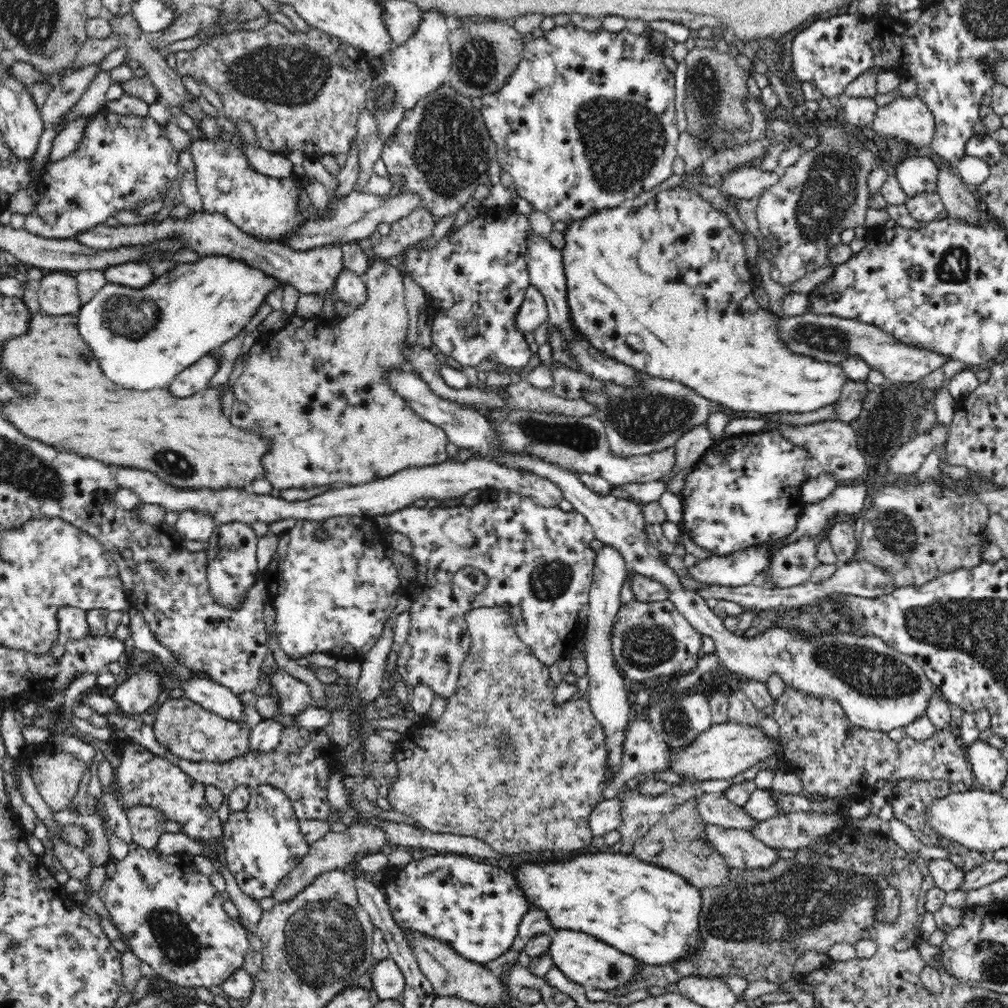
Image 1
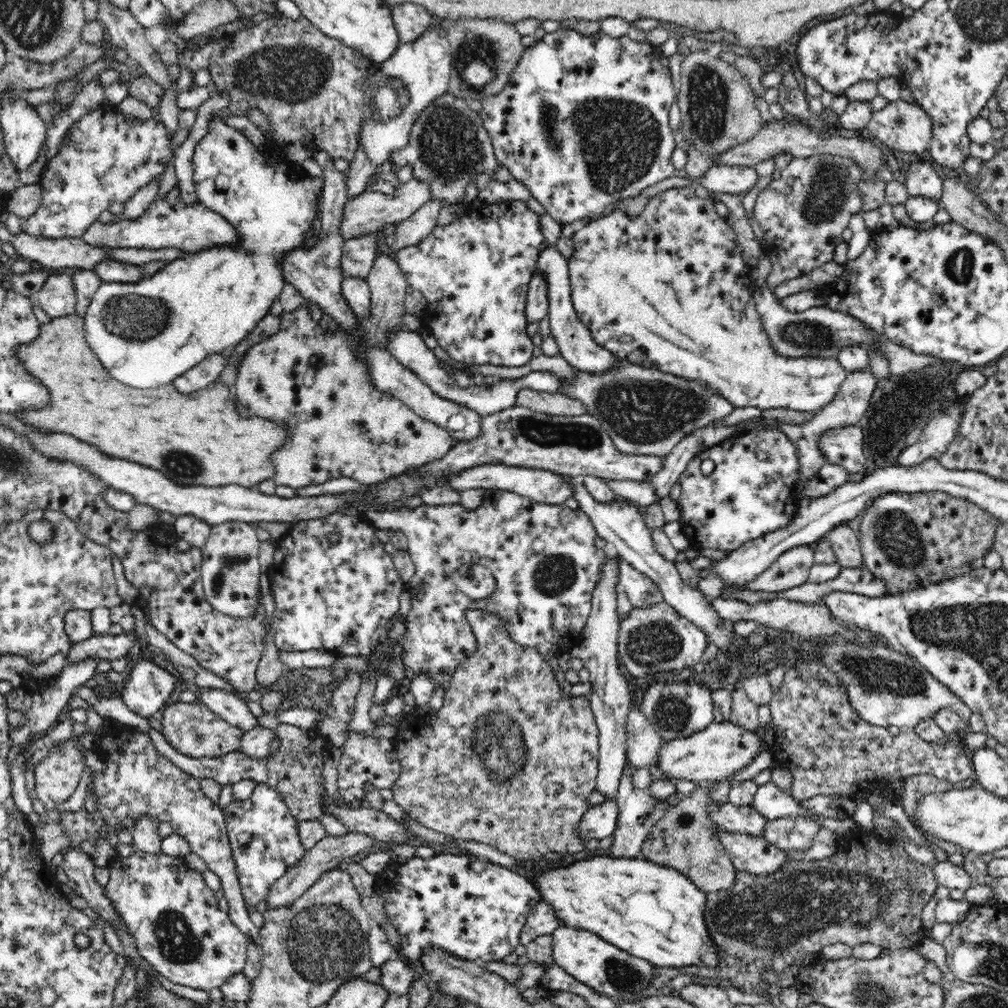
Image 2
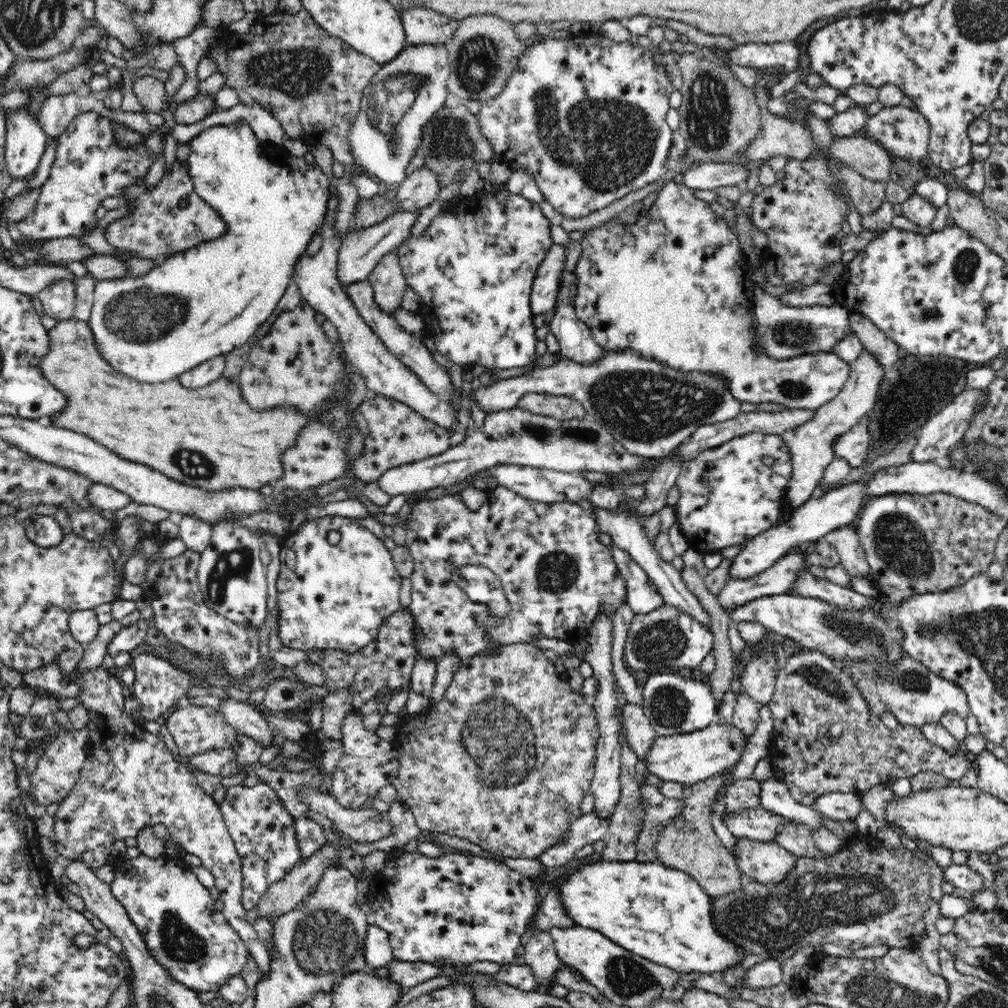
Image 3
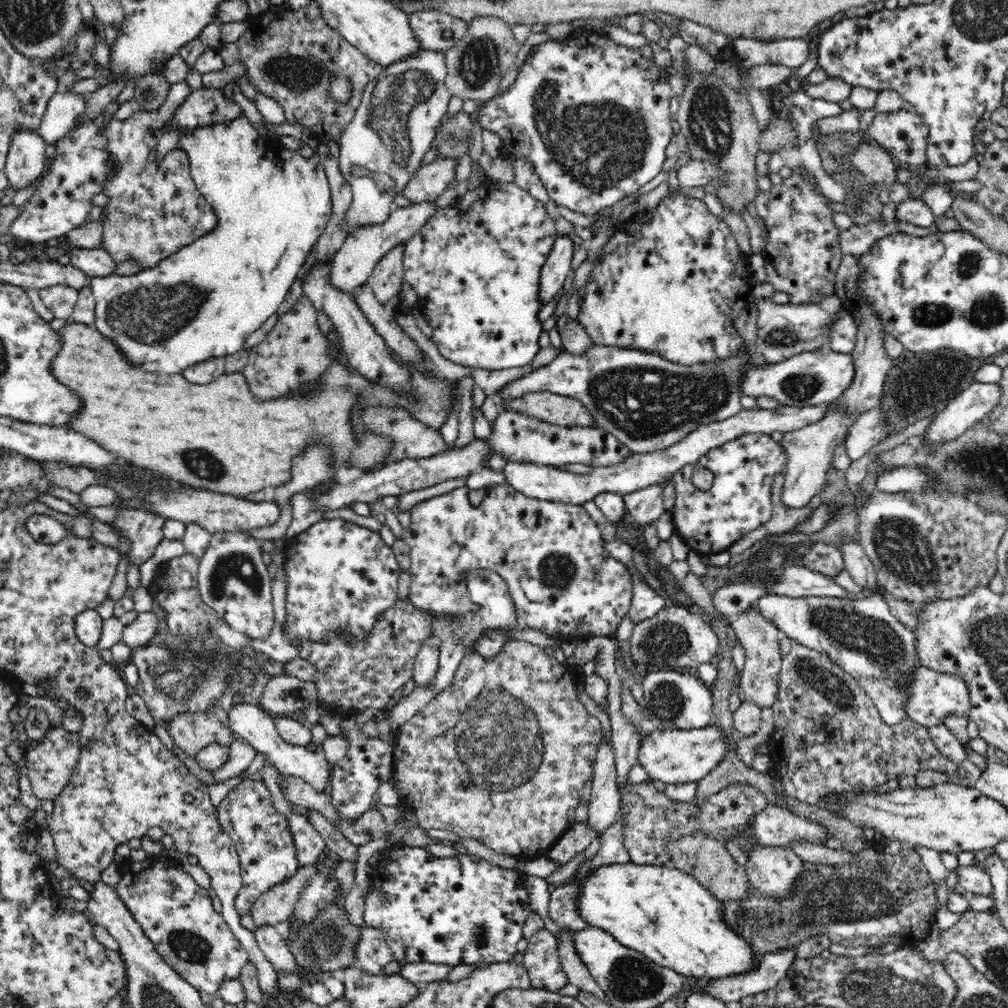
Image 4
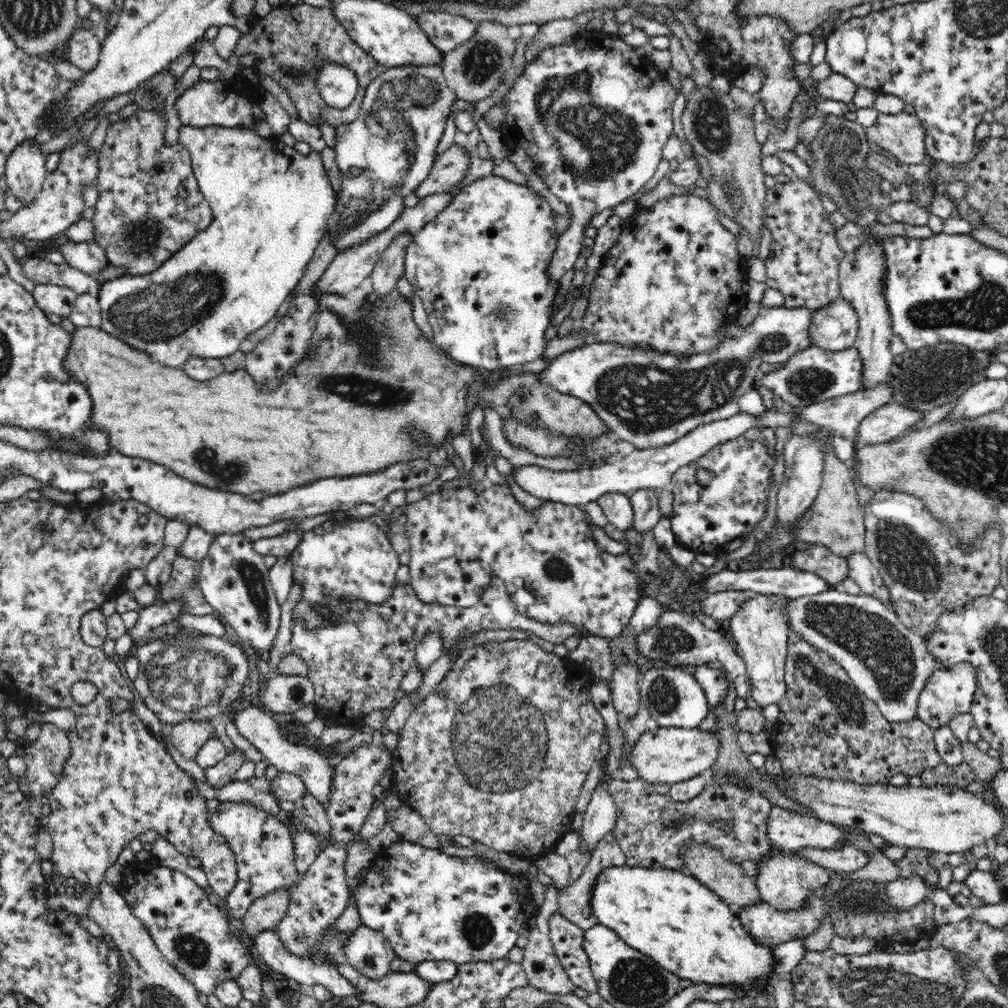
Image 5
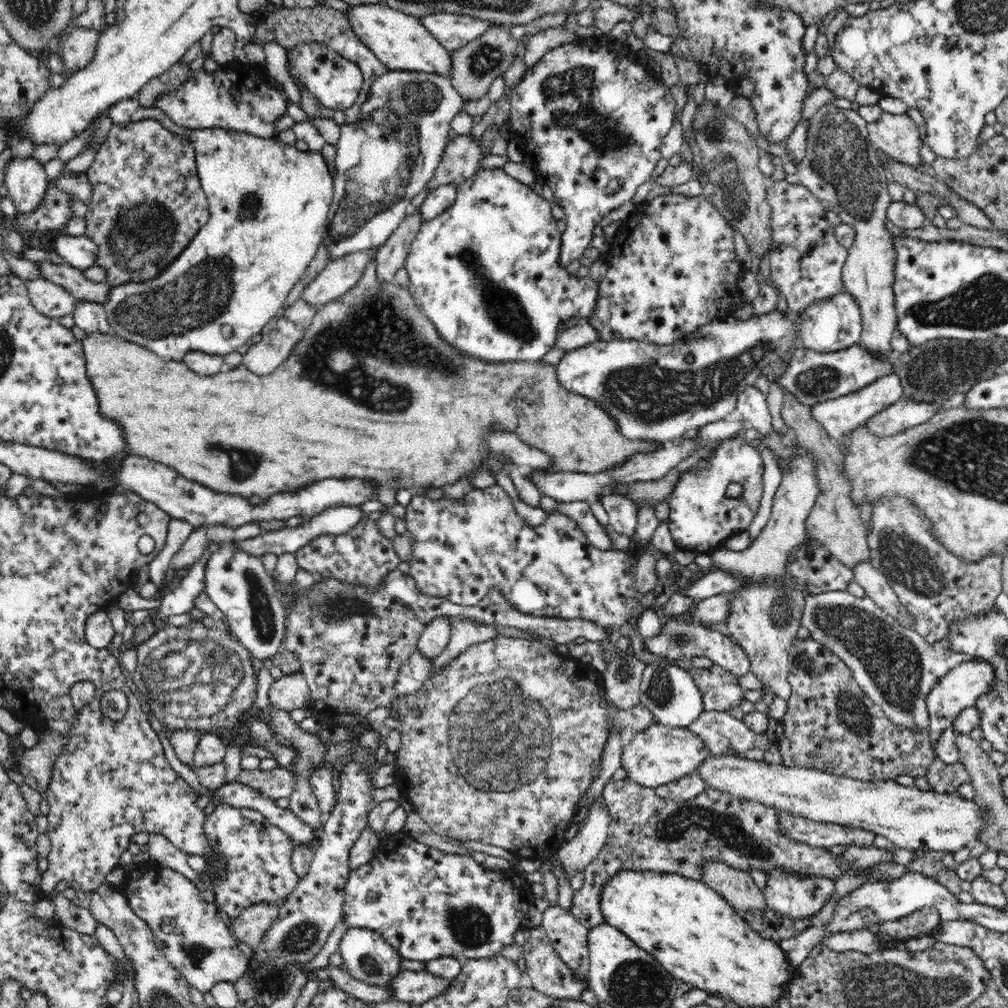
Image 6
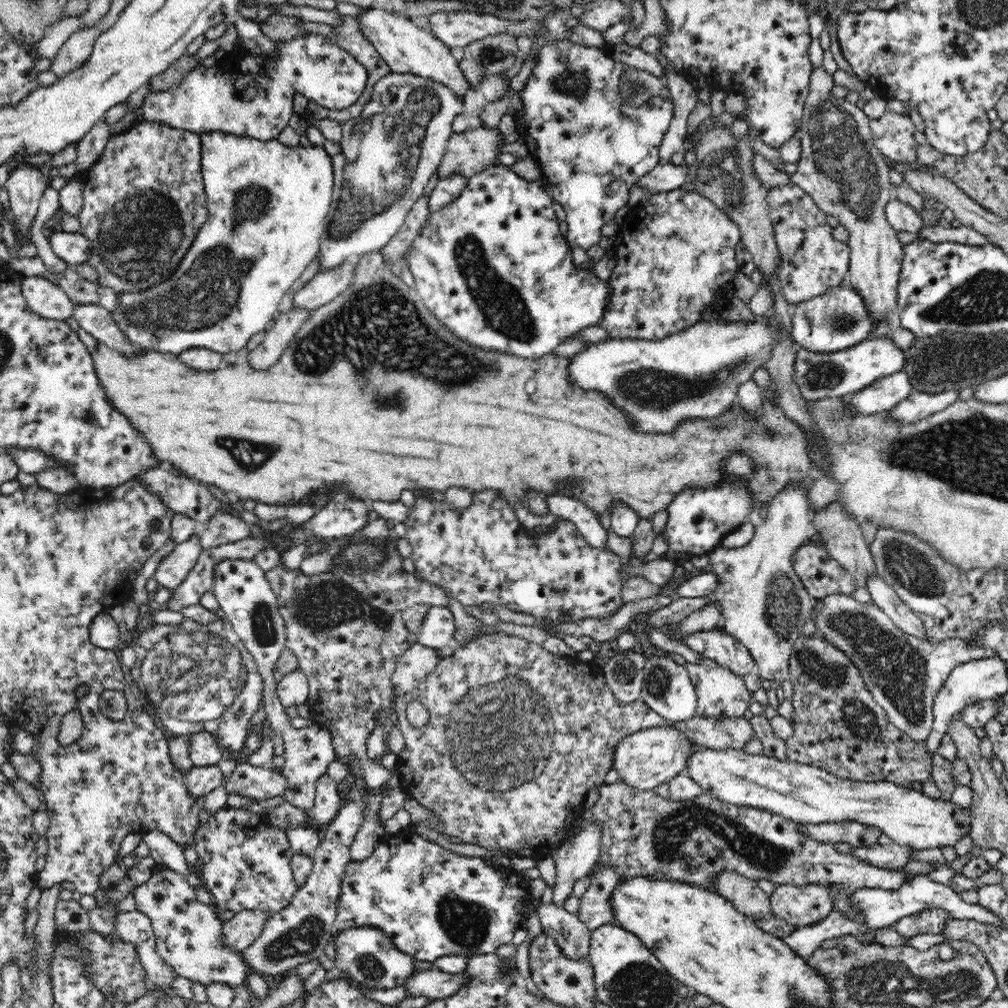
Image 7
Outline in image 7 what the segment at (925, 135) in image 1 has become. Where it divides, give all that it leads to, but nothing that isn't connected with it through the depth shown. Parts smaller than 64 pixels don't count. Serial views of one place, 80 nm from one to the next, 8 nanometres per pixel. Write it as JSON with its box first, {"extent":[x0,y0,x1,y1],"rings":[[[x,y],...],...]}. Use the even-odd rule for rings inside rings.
{"extent":[869,111,917,166],"rings":[[[887,111],[882,118],[869,122],[874,146],[883,154],[891,165],[917,166],[916,129],[909,116],[894,114]]]}

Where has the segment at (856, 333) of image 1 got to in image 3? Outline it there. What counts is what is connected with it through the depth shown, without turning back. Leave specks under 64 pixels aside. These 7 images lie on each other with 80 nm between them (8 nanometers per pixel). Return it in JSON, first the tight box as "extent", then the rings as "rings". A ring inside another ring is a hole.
{"extent":[751,286,856,359],"rings":[[[755,286],[751,308],[758,322],[757,332],[761,337],[761,347],[772,358],[787,359],[819,352],[832,353],[839,340],[848,335],[856,335],[852,331],[852,322],[849,321],[850,310],[840,304],[805,307],[785,305],[781,299]]]}

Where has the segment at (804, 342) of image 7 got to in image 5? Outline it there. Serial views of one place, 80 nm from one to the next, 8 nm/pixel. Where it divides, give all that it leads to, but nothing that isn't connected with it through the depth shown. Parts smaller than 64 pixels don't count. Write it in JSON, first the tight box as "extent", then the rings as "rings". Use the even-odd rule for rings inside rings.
{"extent":[810,299,858,352],"rings":[[[843,299],[815,312],[810,335],[814,346],[838,352],[853,347],[858,330],[856,311]]]}

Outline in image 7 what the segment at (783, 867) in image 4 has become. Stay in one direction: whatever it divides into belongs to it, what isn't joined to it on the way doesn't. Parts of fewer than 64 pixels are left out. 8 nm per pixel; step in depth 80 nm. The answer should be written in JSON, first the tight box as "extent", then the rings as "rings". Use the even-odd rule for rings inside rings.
{"extent":[769,882,833,928],"rings":[[[774,882],[774,890],[769,896],[771,912],[797,928],[818,923],[833,908],[833,892],[832,883],[814,882],[796,886]]]}

